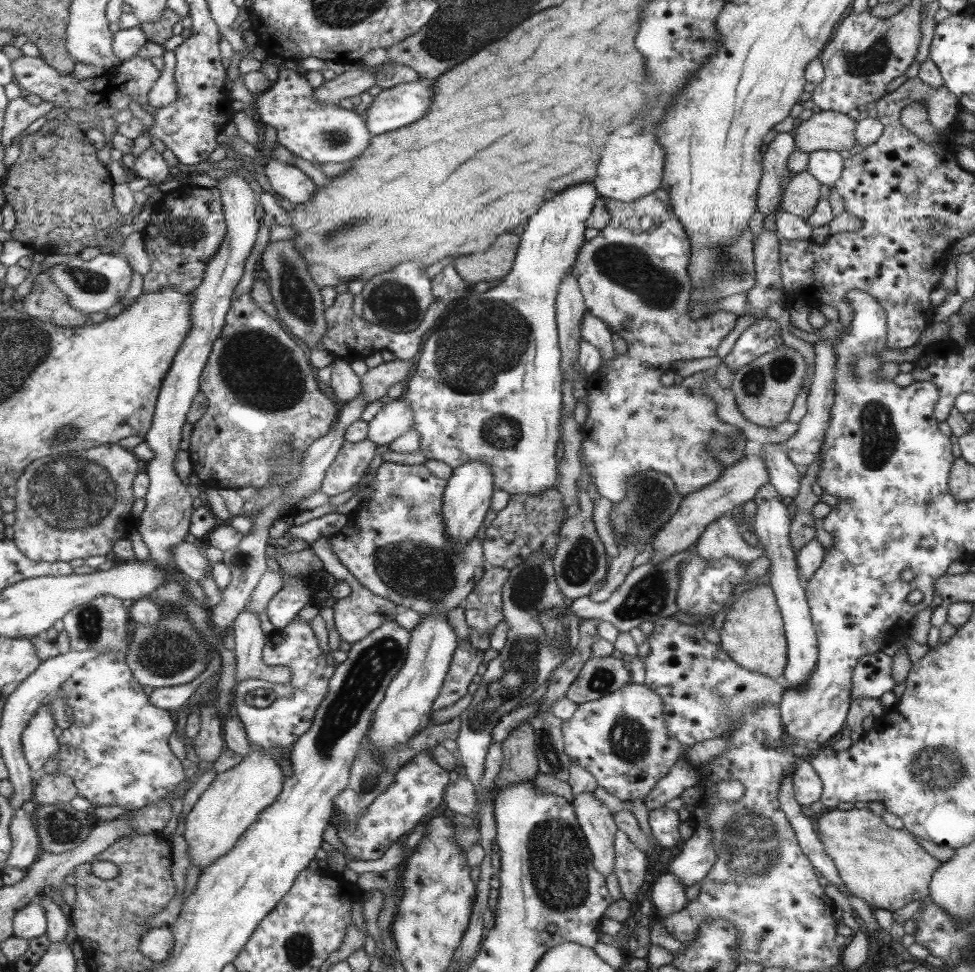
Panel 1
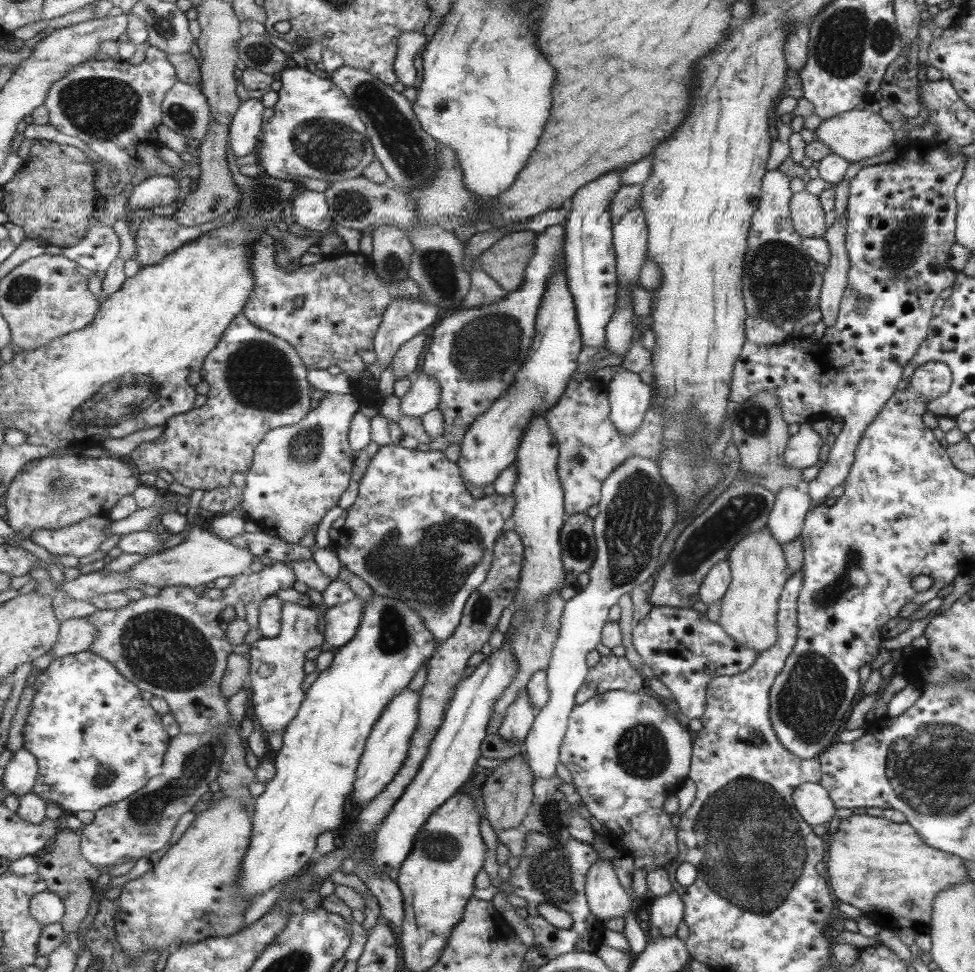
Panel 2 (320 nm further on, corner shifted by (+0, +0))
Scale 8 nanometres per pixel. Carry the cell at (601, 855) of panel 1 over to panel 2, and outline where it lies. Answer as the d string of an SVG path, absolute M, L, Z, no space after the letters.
M599 857L588 870L584 895L593 916L601 922L612 917L623 918L630 909L631 902L617 882L612 863Z

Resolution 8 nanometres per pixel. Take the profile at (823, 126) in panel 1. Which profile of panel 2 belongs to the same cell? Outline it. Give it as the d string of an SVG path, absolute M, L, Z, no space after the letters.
M866 107L862 110L853 109L821 120L820 125L813 131L813 136L814 140L827 145L833 154L852 163L877 156L881 152L893 148L893 143L896 142L893 137L893 130L893 124L889 124L888 121Z

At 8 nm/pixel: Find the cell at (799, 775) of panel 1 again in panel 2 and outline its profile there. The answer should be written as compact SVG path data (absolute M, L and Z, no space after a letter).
M804 783L792 792L792 800L797 812L810 825L819 826L833 818L836 805L832 803L828 791L814 783Z

